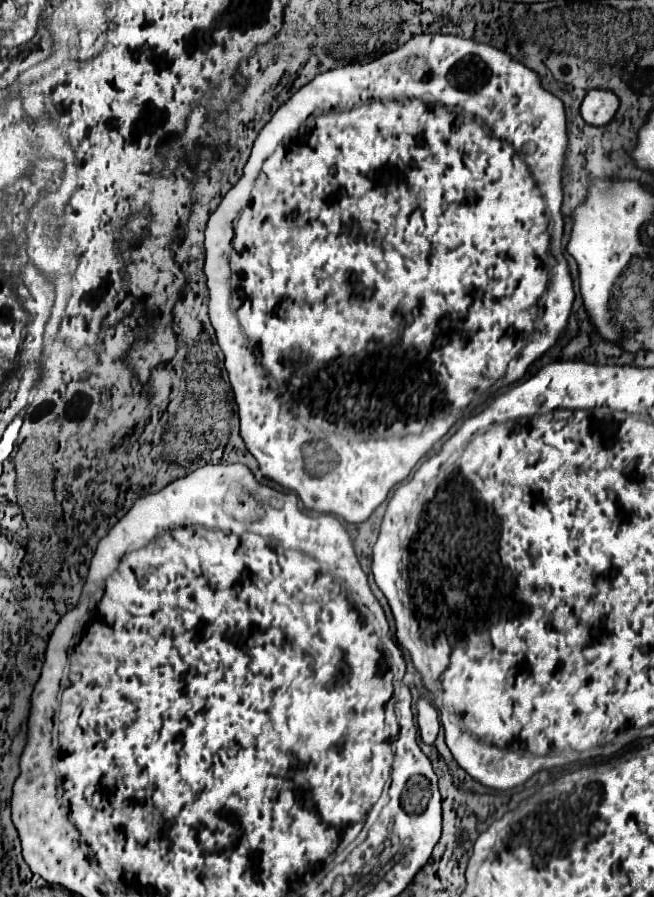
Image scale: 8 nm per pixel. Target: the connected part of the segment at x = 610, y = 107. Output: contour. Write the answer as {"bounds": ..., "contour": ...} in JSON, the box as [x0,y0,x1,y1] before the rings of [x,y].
{"bounds":[581,92,619,126],"contour":[[[587,92],[581,104],[581,116],[591,126],[605,126],[611,122],[619,106],[613,92]]]}

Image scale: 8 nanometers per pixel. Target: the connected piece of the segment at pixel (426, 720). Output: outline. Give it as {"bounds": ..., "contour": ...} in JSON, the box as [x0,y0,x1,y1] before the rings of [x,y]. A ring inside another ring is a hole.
{"bounds":[417,698,441,746],"contour":[[[419,698],[419,702],[417,702],[417,724],[419,724],[421,740],[425,744],[433,746],[441,724],[439,724],[439,718],[437,718],[437,710],[425,698]]]}

